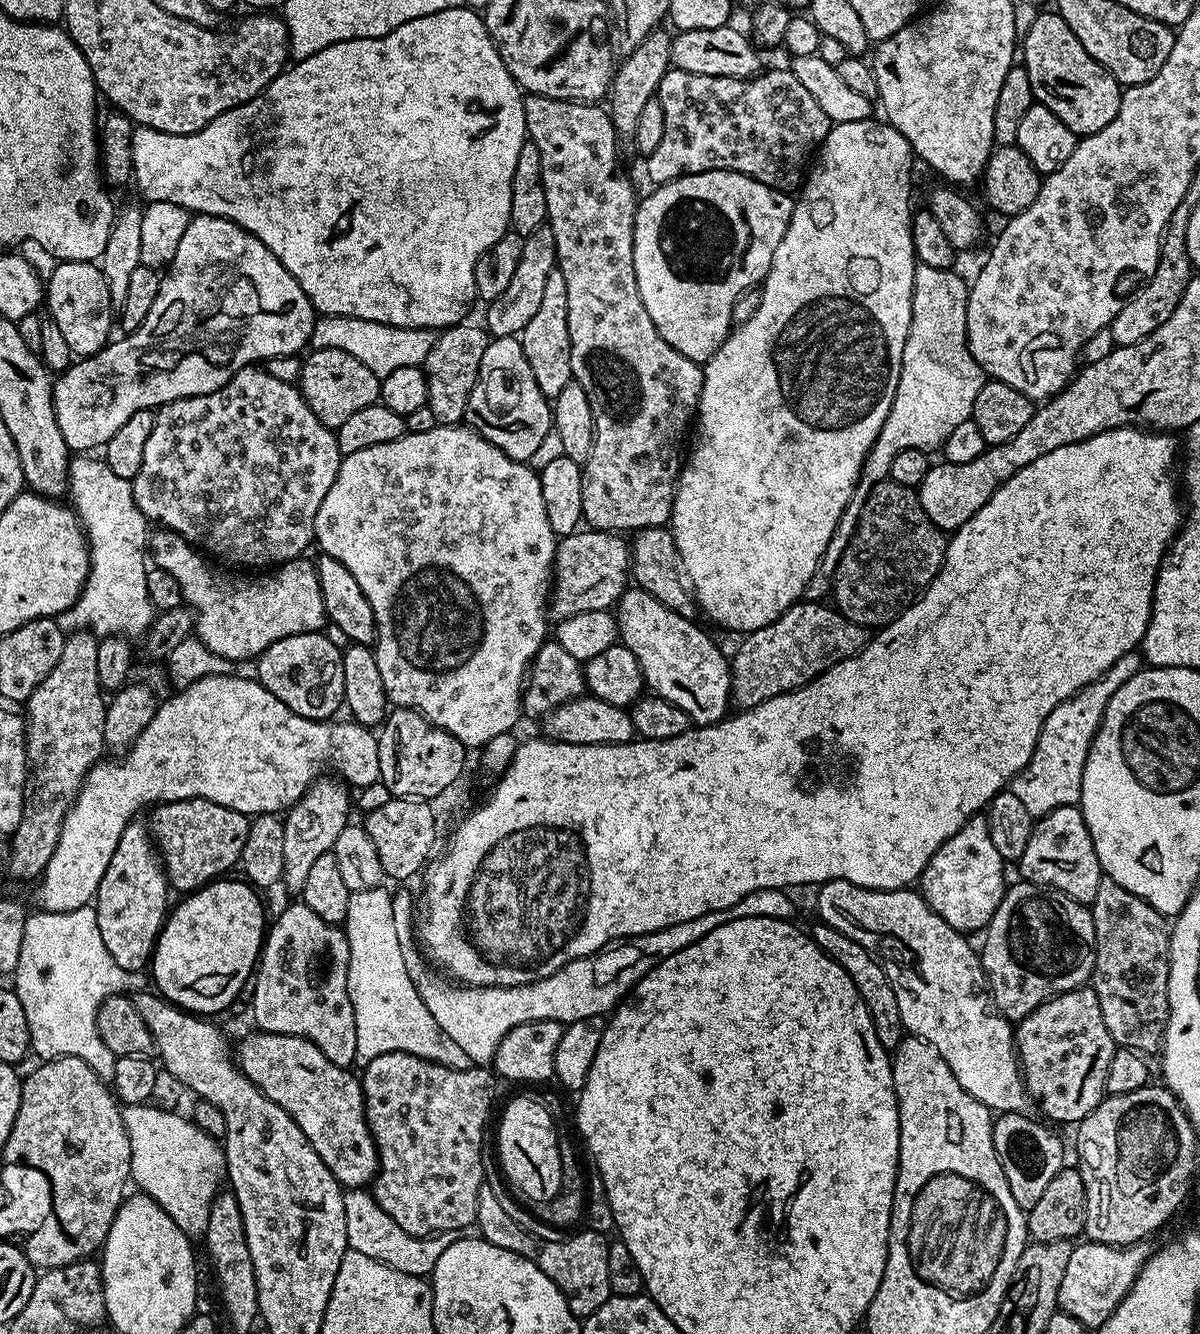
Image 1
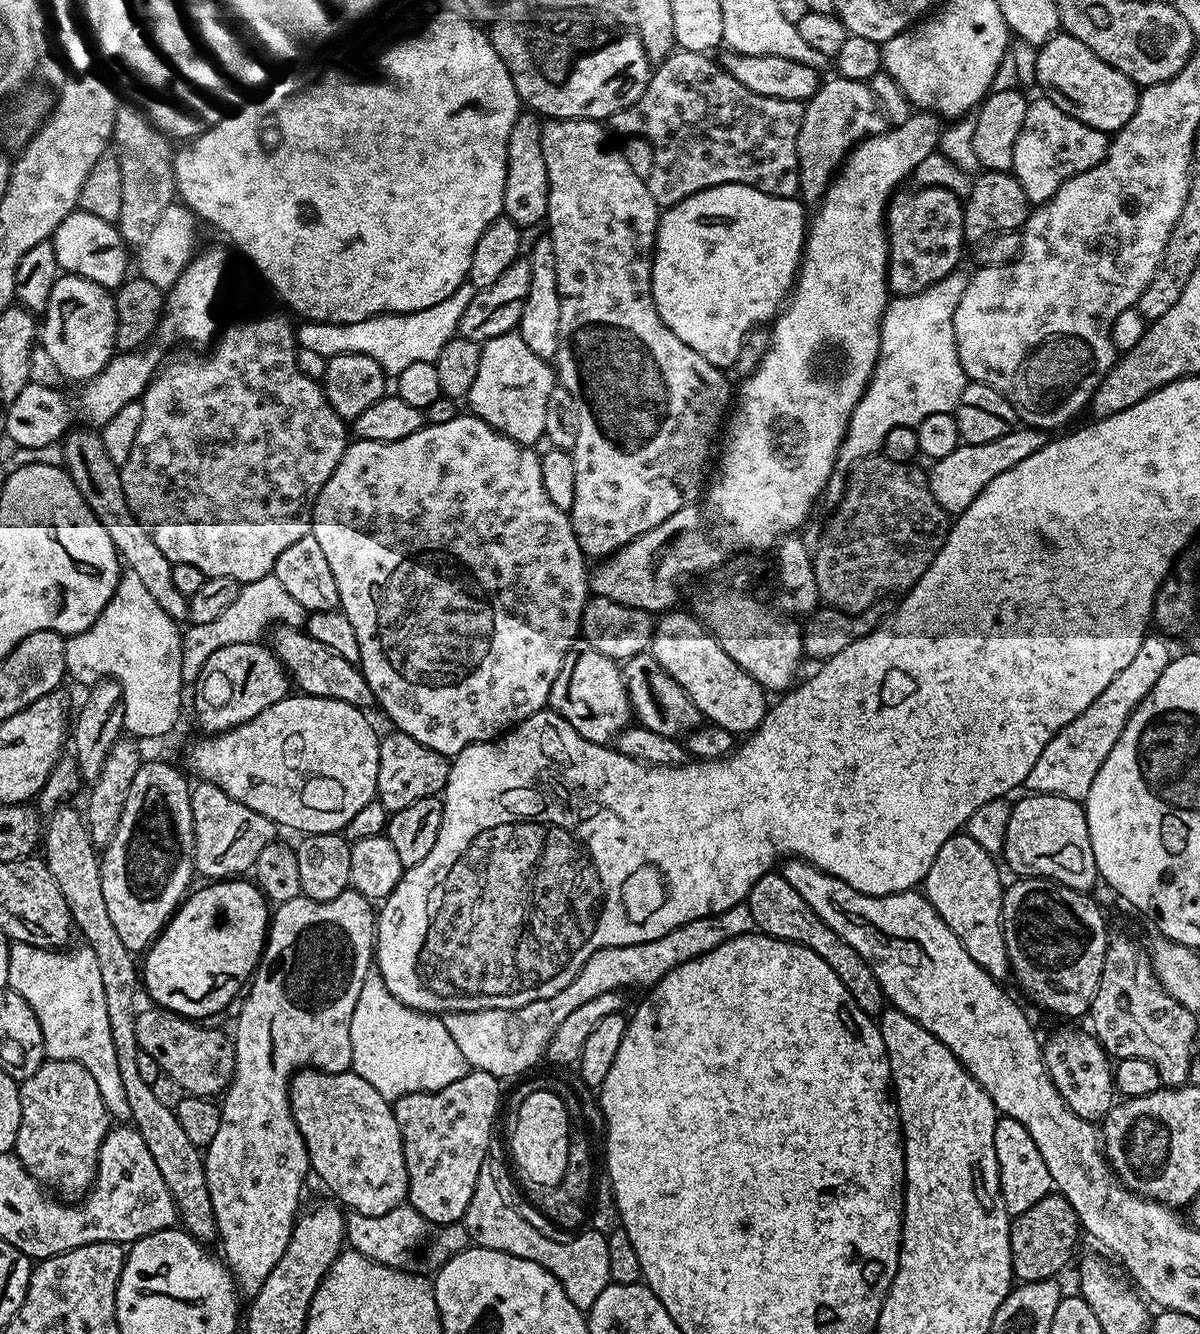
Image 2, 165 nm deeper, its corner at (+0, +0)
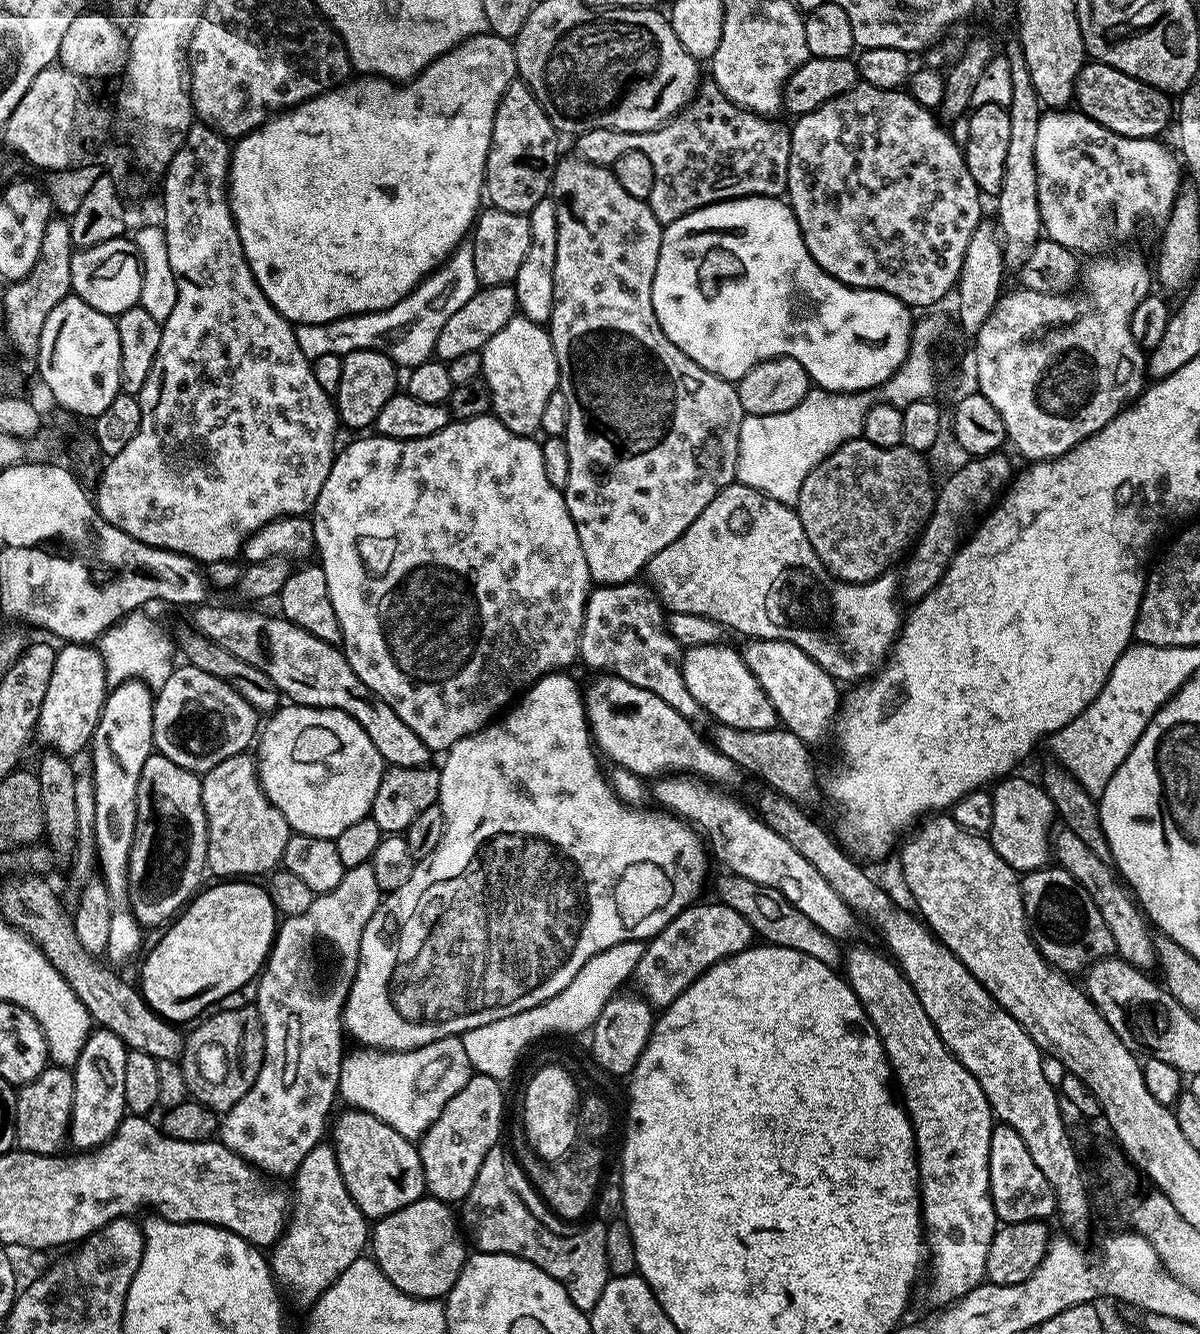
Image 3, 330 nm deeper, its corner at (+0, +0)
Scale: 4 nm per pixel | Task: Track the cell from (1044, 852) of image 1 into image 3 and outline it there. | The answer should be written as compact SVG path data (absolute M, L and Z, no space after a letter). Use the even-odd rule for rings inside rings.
M1009 775L1001 779L991 789L992 801L994 802L994 822L990 833L990 843L999 856L1005 860L1017 873L1033 872L1035 868L1045 867L1050 860L1050 837L1053 835L1052 816L1057 815L1057 810L1052 805L1052 799L1044 793L1043 787L1024 776Z

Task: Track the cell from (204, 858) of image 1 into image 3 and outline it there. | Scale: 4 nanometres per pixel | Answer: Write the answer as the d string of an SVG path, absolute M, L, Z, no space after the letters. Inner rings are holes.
M247 751L226 758L218 766L203 774L200 789L202 806L208 823L207 867L211 875L213 872L216 878L256 878L259 872L271 873L284 859L290 829L278 806L274 806L262 790L255 759Z

